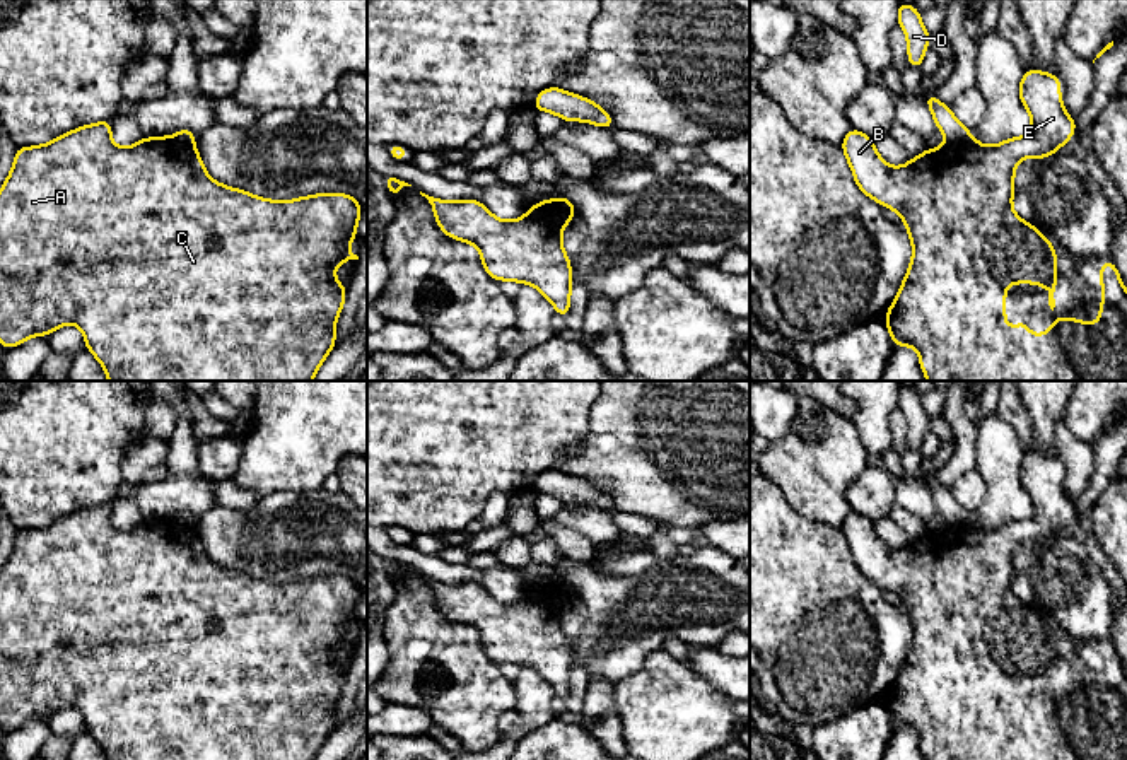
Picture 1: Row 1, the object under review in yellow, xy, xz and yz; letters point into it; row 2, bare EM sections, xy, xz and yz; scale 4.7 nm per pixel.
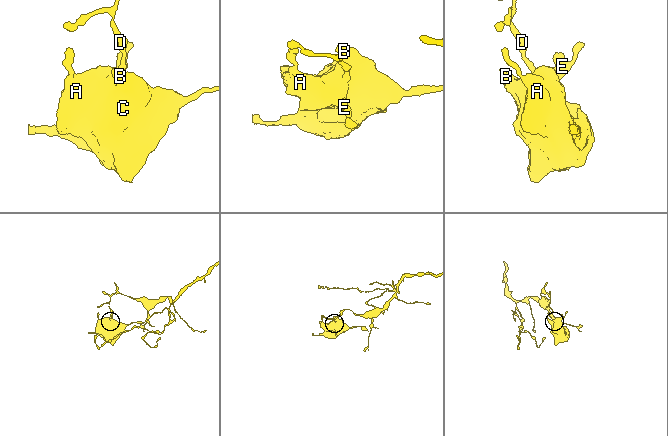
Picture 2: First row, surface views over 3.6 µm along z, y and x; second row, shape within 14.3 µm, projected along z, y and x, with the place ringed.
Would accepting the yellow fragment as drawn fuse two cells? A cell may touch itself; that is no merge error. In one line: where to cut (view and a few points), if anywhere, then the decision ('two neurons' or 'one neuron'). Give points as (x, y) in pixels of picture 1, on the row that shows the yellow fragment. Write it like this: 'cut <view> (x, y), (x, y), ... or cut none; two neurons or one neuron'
cut xz (560, 195), (562, 209), (572, 217); two neurons

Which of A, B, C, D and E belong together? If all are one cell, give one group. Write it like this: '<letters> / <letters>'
A B C E / D

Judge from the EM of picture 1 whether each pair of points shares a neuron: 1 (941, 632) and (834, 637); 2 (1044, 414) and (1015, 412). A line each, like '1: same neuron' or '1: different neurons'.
1: different neurons
2: different neurons

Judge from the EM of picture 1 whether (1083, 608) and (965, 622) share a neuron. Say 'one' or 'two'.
two

